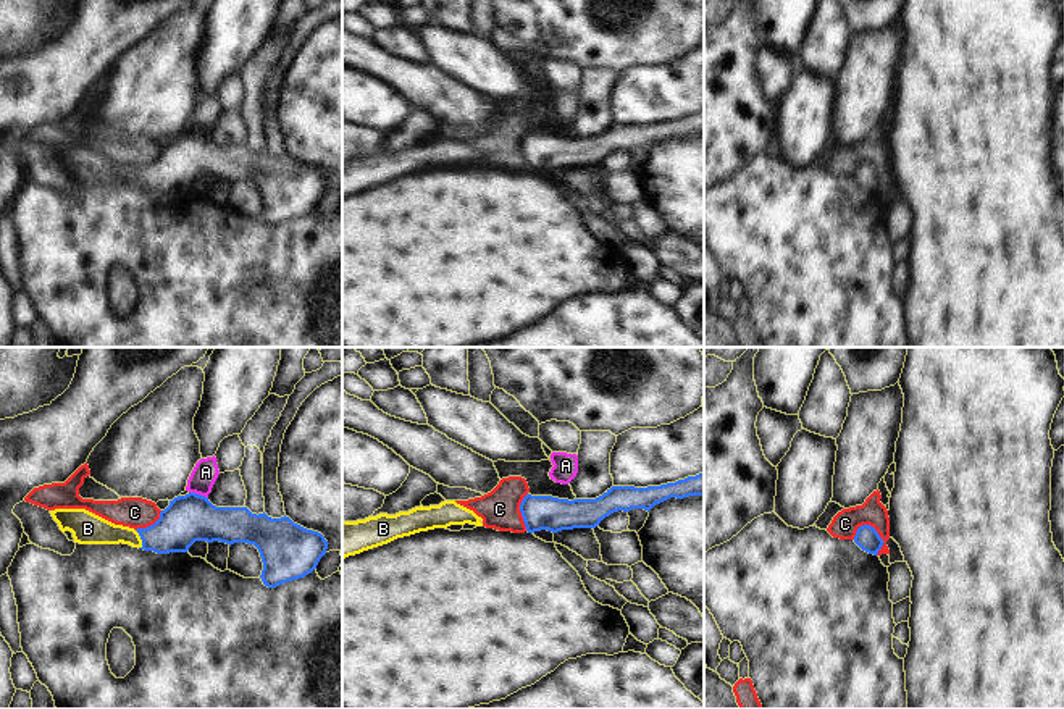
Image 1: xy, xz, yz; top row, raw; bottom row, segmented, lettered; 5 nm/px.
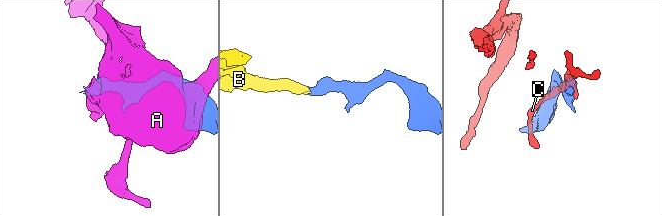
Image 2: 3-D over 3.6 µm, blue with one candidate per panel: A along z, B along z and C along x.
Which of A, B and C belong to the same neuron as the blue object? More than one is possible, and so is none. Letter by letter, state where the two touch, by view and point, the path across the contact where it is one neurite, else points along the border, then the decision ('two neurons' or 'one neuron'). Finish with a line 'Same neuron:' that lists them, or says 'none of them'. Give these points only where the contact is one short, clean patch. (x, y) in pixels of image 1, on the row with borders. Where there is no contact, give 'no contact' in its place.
A: contact xy (199, 495); border xy (189, 491), (207, 498); two neurons
B: contact xy (141, 538); way xy (186, 520), (162, 538), (141, 538), (92, 530); one neuron
C: contact yz (879, 535); border yz (859, 525), (871, 525), (883, 541), (877, 554); two neurons
Same neuron: B

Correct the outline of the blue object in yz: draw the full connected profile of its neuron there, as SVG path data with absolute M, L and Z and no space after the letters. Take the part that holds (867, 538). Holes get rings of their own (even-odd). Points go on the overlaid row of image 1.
M862 525L857 528L854 543L865 552L877 556L883 546L883 539L877 530L870 525Z

